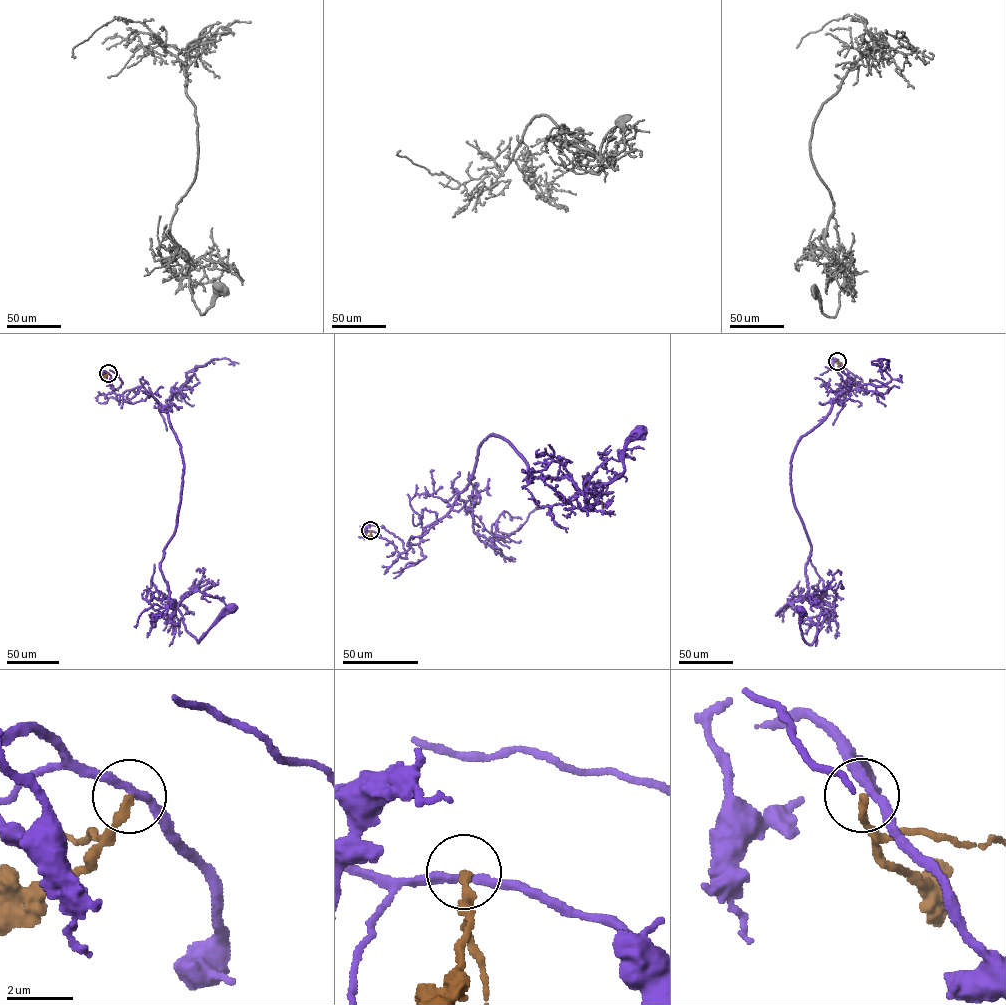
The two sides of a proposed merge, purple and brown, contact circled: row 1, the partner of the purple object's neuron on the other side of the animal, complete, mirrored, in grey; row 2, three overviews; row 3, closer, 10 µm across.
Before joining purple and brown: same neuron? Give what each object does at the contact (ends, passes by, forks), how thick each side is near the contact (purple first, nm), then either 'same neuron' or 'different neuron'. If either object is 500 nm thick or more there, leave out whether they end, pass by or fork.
purple passes by; brown ends; calibres 240 and 240 nm; different neuron

